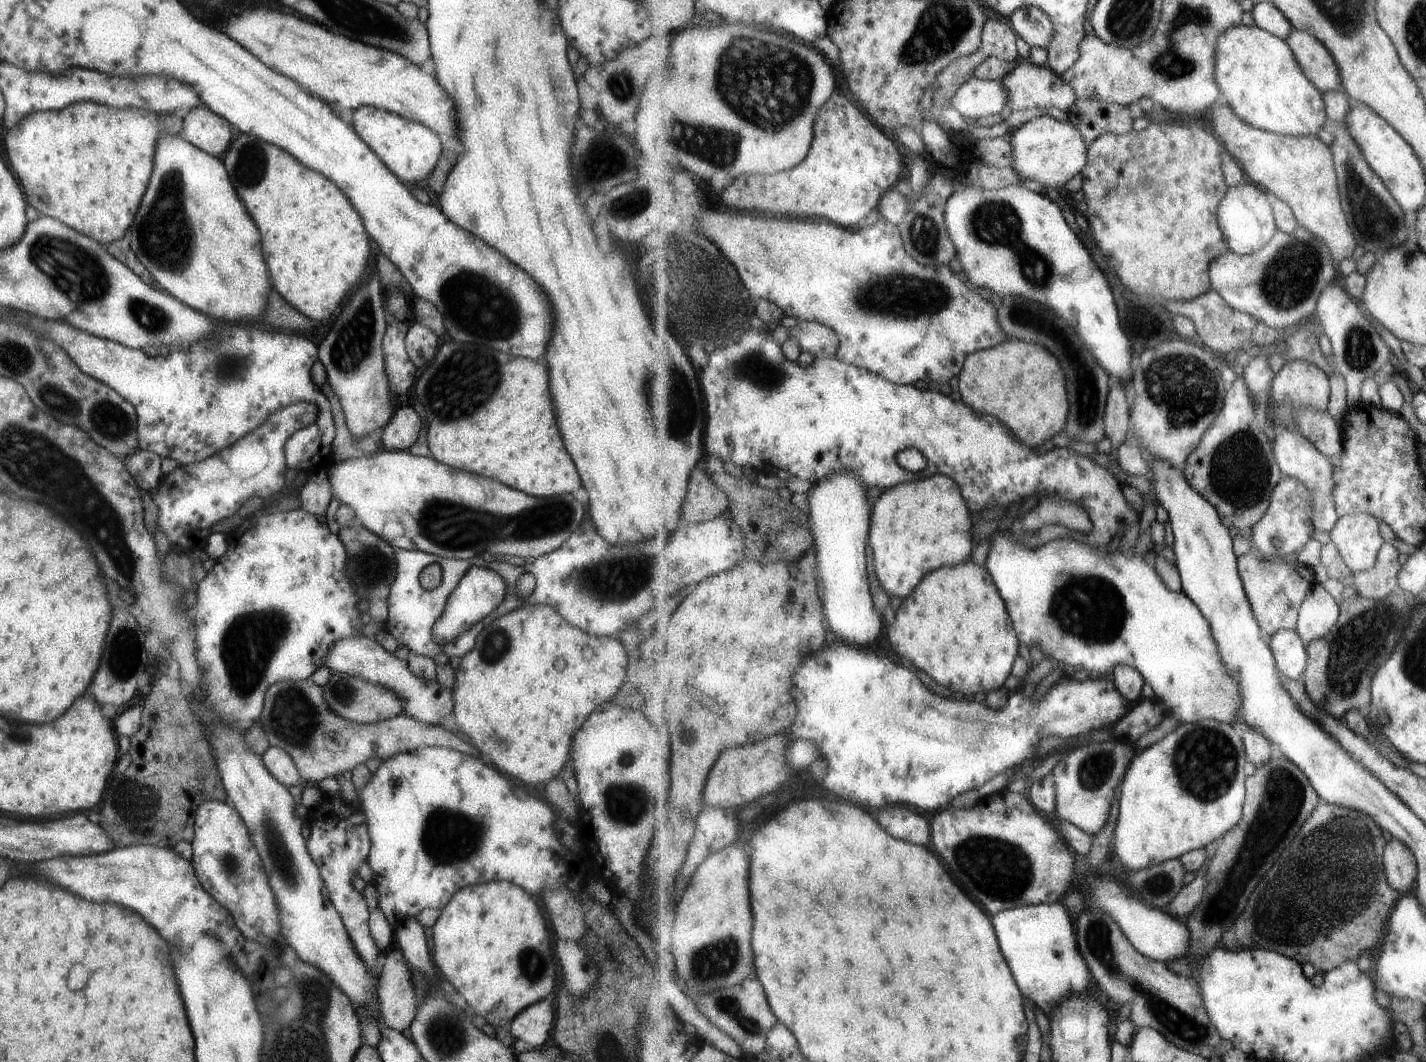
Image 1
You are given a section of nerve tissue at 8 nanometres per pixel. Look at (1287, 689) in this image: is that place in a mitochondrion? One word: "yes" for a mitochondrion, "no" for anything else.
no

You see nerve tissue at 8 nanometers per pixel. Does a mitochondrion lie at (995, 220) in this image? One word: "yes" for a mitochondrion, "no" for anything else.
yes

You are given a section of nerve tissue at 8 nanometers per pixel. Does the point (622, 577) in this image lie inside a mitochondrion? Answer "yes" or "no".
yes

